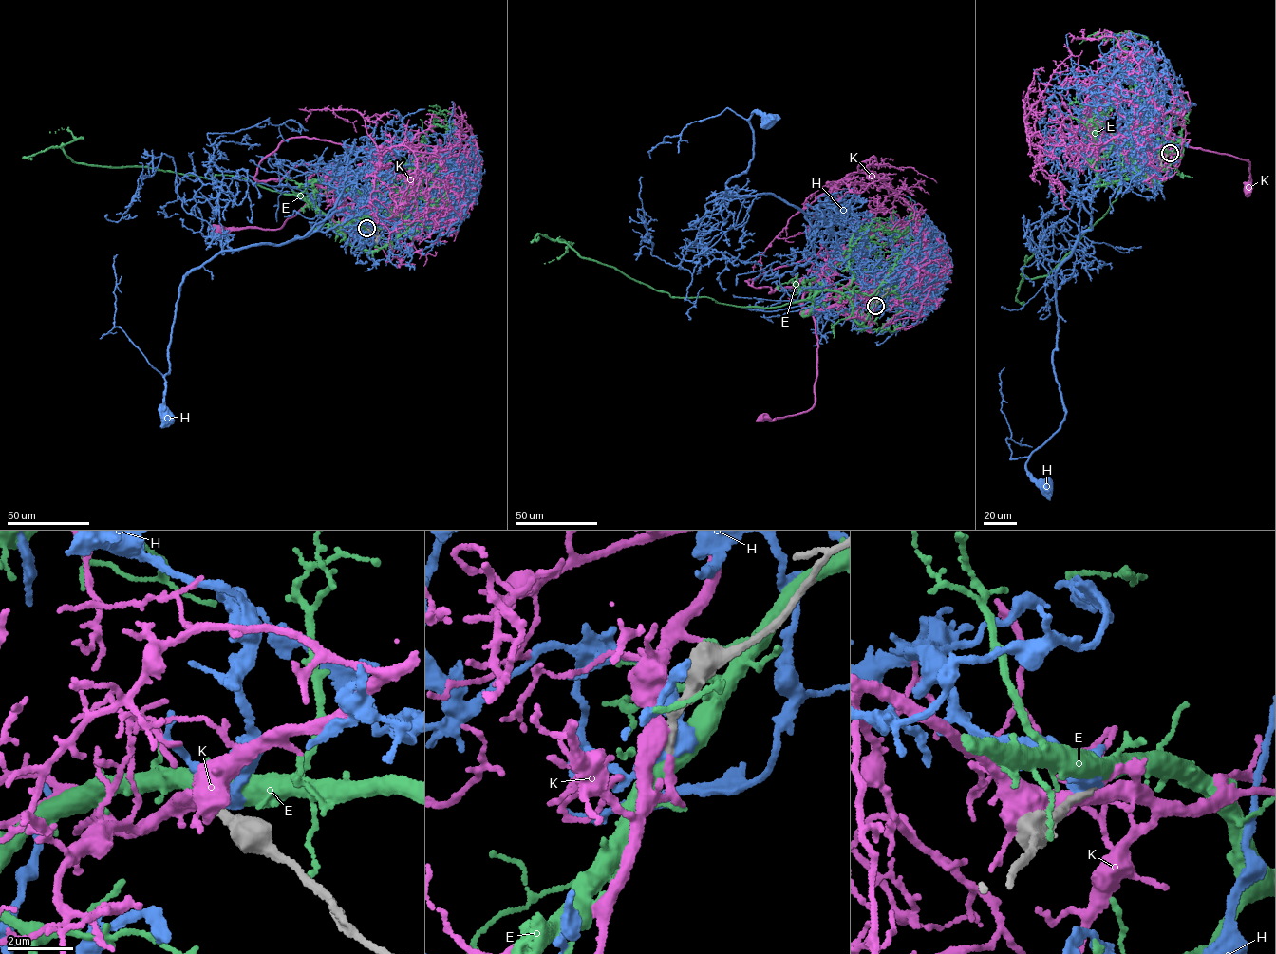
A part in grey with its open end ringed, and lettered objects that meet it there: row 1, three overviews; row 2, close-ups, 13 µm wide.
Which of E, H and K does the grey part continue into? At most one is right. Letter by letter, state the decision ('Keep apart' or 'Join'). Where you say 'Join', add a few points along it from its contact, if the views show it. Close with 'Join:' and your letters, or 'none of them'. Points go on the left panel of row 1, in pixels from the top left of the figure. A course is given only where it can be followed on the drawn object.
E: Keep apart
H: Keep apart
K: Join. Its course: (366, 228), (379, 216), (339, 194), (324, 189), (320, 182), (309, 202), (278, 230), (234, 227), (216, 230)
Join: K

